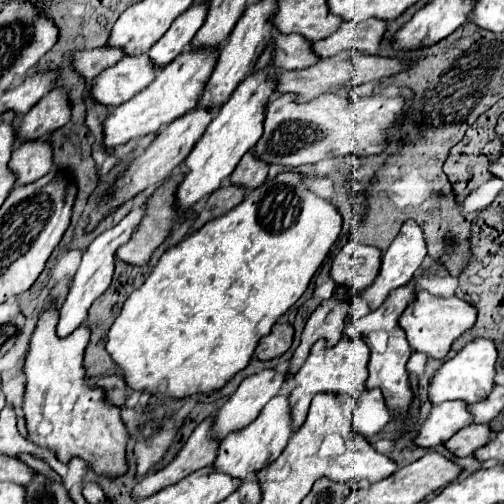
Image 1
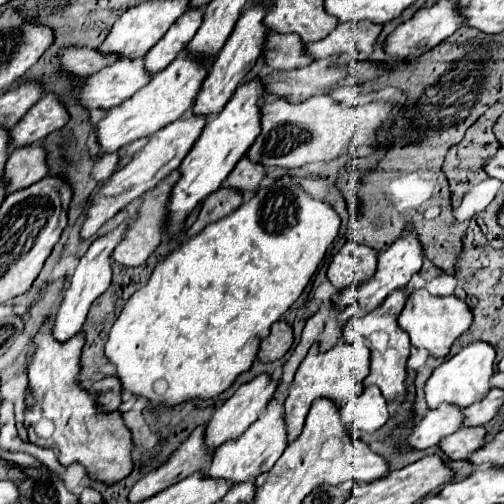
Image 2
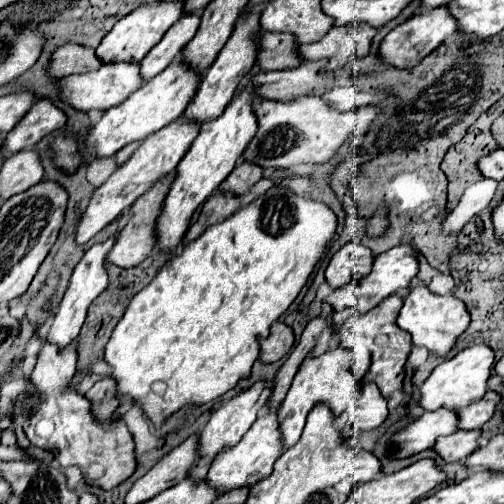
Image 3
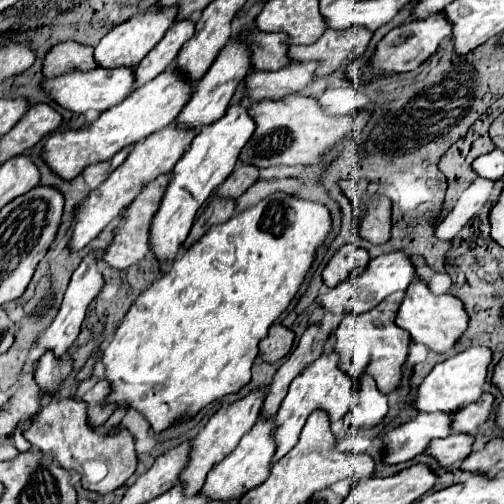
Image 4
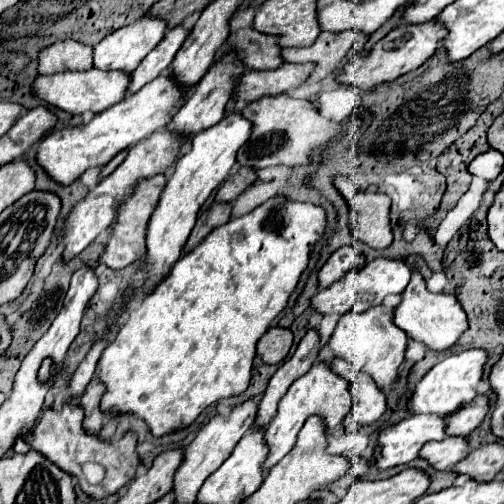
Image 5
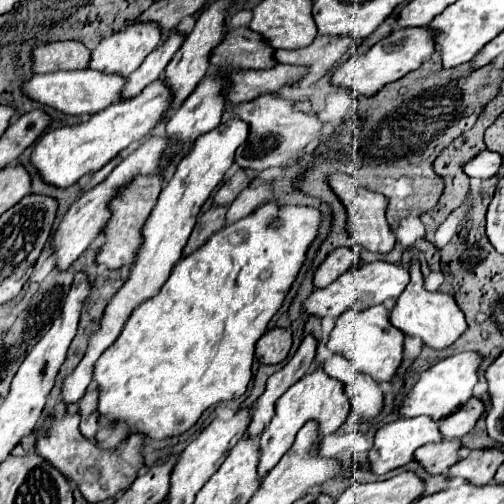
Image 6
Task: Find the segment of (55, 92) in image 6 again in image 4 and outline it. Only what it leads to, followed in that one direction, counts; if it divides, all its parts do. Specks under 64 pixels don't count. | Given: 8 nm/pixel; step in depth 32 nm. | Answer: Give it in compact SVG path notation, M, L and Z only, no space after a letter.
M94 68L88 72L68 72L62 76L44 78L40 86L50 96L52 102L60 104L70 112L76 112L76 114L84 114L86 110L104 112L116 106L118 102L122 102L132 92L132 72L128 72L128 68L116 68L116 70Z

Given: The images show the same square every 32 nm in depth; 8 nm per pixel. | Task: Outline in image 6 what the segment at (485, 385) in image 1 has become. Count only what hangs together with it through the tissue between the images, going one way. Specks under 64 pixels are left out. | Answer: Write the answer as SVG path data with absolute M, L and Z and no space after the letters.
M460 352L440 360L438 364L422 372L412 390L402 398L398 408L400 418L430 416L432 420L442 420L444 416L450 416L452 412L456 412L456 408L464 406L464 402L472 398L472 388L478 382L478 366L480 366L480 354L476 352Z

